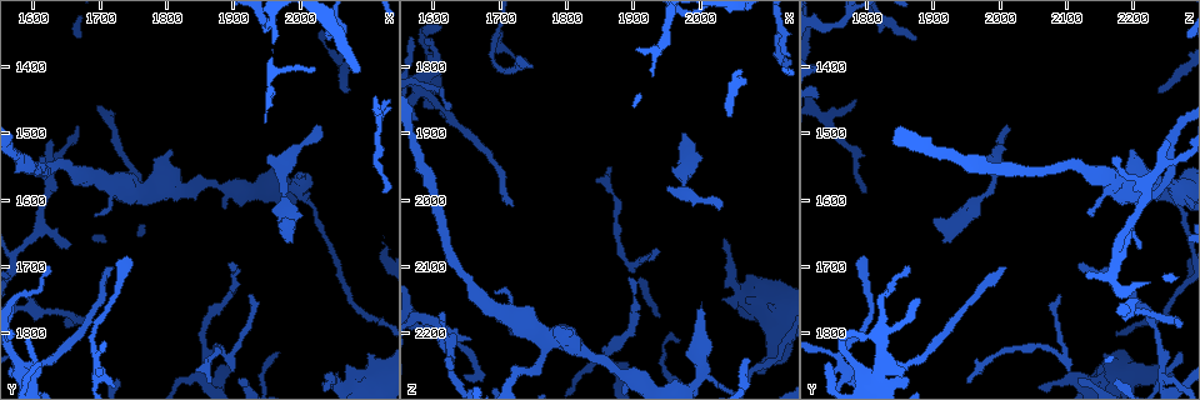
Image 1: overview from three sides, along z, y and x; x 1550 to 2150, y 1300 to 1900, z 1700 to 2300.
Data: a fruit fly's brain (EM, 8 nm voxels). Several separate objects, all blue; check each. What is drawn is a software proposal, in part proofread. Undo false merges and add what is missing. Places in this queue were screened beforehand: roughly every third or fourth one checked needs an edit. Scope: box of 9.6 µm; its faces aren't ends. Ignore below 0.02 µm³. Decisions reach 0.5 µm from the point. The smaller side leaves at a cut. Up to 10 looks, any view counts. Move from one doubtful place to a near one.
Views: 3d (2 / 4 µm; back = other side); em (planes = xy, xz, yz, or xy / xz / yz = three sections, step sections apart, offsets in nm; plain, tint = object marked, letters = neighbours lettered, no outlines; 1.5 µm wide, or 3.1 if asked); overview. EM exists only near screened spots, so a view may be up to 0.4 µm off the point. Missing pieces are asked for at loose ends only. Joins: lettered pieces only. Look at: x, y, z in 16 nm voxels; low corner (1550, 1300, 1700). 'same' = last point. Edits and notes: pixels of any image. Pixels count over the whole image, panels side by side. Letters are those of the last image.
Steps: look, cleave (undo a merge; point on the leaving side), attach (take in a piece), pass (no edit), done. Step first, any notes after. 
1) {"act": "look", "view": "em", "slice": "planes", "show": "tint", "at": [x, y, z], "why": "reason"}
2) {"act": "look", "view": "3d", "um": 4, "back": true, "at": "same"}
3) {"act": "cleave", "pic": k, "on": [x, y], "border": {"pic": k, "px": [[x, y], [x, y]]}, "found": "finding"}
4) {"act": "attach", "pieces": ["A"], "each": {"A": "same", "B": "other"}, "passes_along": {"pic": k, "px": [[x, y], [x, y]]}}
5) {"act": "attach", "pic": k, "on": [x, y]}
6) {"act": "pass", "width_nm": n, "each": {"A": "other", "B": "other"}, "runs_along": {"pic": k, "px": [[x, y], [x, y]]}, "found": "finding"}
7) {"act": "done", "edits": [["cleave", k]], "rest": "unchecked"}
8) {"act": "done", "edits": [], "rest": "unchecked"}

{"act": "look", "view": "em", "slice": "xz", "step": 8, "show": "letters", "at": [2030, 1490, 2015], "why": "branch stops here"}

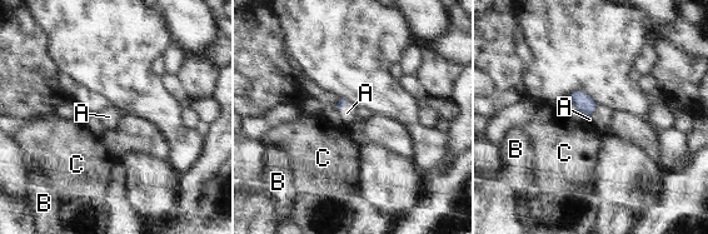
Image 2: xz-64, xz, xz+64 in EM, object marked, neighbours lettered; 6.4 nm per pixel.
{"act": "look", "view": "em", "slice": "planes", "show": "letters", "at": "same"}

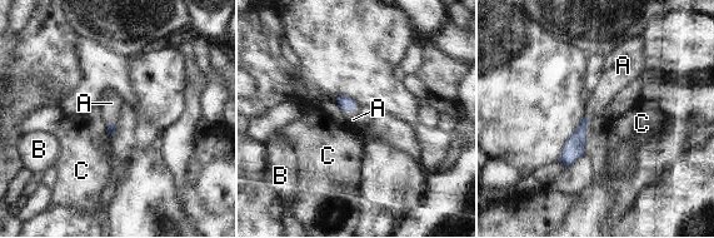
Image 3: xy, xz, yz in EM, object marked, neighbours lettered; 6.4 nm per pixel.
{"act": "attach", "pieces": ["A"], "longest_contact_nm": ["A", 90], "each": {"A": "same", "B": "other", "C": "other"}, "passes_along": {"pic": 3, "px": [[345, 103], [350, 109], [353, 119]]}, "found": "the neuron continues"}

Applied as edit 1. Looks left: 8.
{"act": "look", "view": "3d", "um": 4, "at": [1590, 1805, 1760], "why": "branch stops here"}

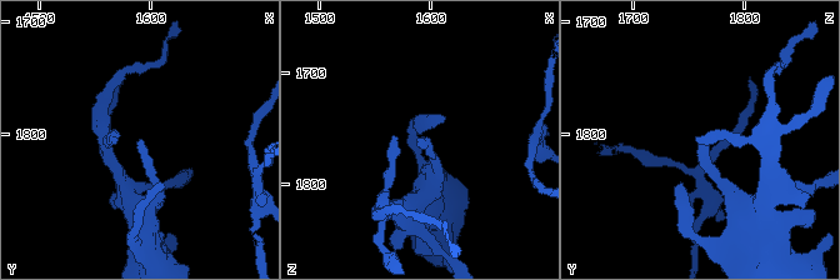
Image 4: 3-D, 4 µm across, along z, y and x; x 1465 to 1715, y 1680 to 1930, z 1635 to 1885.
{"act": "look", "view": "em", "slice": "yz", "step": 4, "show": "letters", "at": [1588, 1806, 1762], "why": "now the EM"}

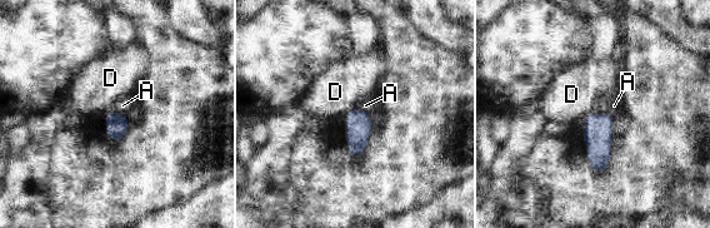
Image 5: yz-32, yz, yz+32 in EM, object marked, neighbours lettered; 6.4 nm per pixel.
{"act": "look", "view": "em", "slice": "planes", "show": "letters", "at": "same", "why": "another direction"}

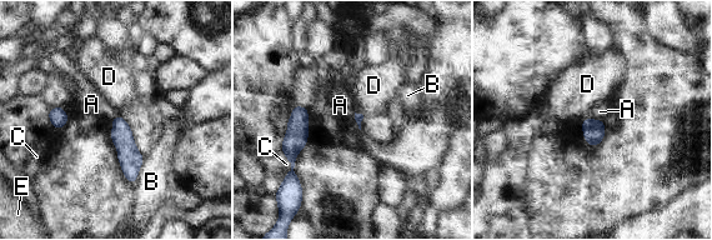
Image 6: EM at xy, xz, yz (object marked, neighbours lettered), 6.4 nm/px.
{"act": "pass", "each": {"A": "other", "B": "other", "C": "other", "D": "other", "E": "other"}, "runs_along": {"pic": 6, "px": [[118, 120], [130, 159], [133, 179]]}, "found": "no lettered piece goes on from it"}

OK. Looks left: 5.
{"act": "look", "view": "3d", "um": 2, "at": [1745, 1685, 1805], "why": "branch stops here"}

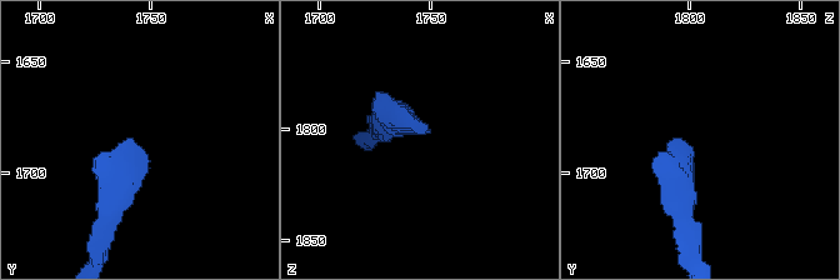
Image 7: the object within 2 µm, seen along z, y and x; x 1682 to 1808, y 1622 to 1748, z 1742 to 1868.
{"act": "look", "view": "em", "slice": "planes", "show": "letters", "at": [1744, 1689, 1802]}

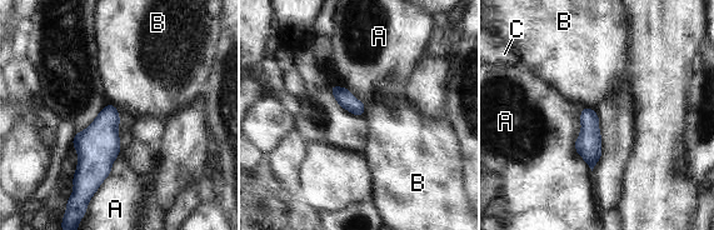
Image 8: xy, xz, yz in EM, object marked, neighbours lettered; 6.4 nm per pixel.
{"act": "pass", "each": {"A": "other", "B": "other", "C": "other"}, "border": {"pic": 8, "px": [[582, 106], [594, 110]]}, "found": "no lettered piece goes on from it"}

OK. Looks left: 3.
{"act": "look", "view": "3d", "um": 2, "at": [2000, 1560, 2155], "why": "thick end"}

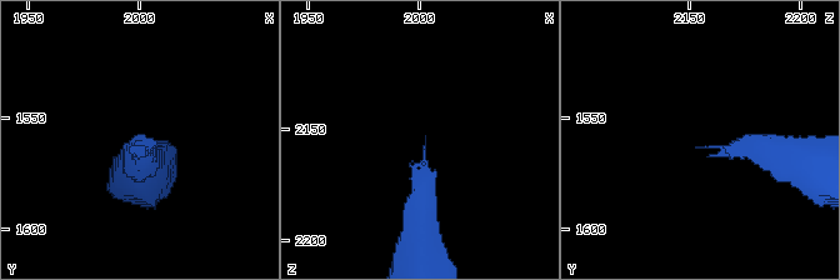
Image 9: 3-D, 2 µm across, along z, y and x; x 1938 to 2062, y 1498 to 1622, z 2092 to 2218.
{"act": "look", "view": "em", "slice": "planes", "show": "letters", "at": [2002, 1563, 2157], "why": "shape alone is not enough"}

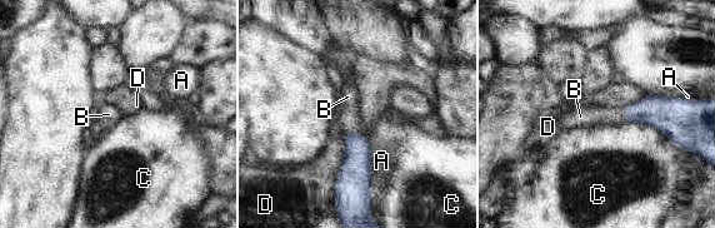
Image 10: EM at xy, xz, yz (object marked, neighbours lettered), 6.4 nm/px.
{"act": "attach", "pieces": ["B"], "each": {"A": "other", "B": "same", "C": "other", "D": "other"}, "passes_along": {"pic": 10, "px": [[663, 113], [625, 114], [586, 115]]}, "found": "the neuron continues"}

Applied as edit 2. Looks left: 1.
{"act": "done", "edits": [["attach", 3], ["attach", 10]], "rest": "unchecked"}

